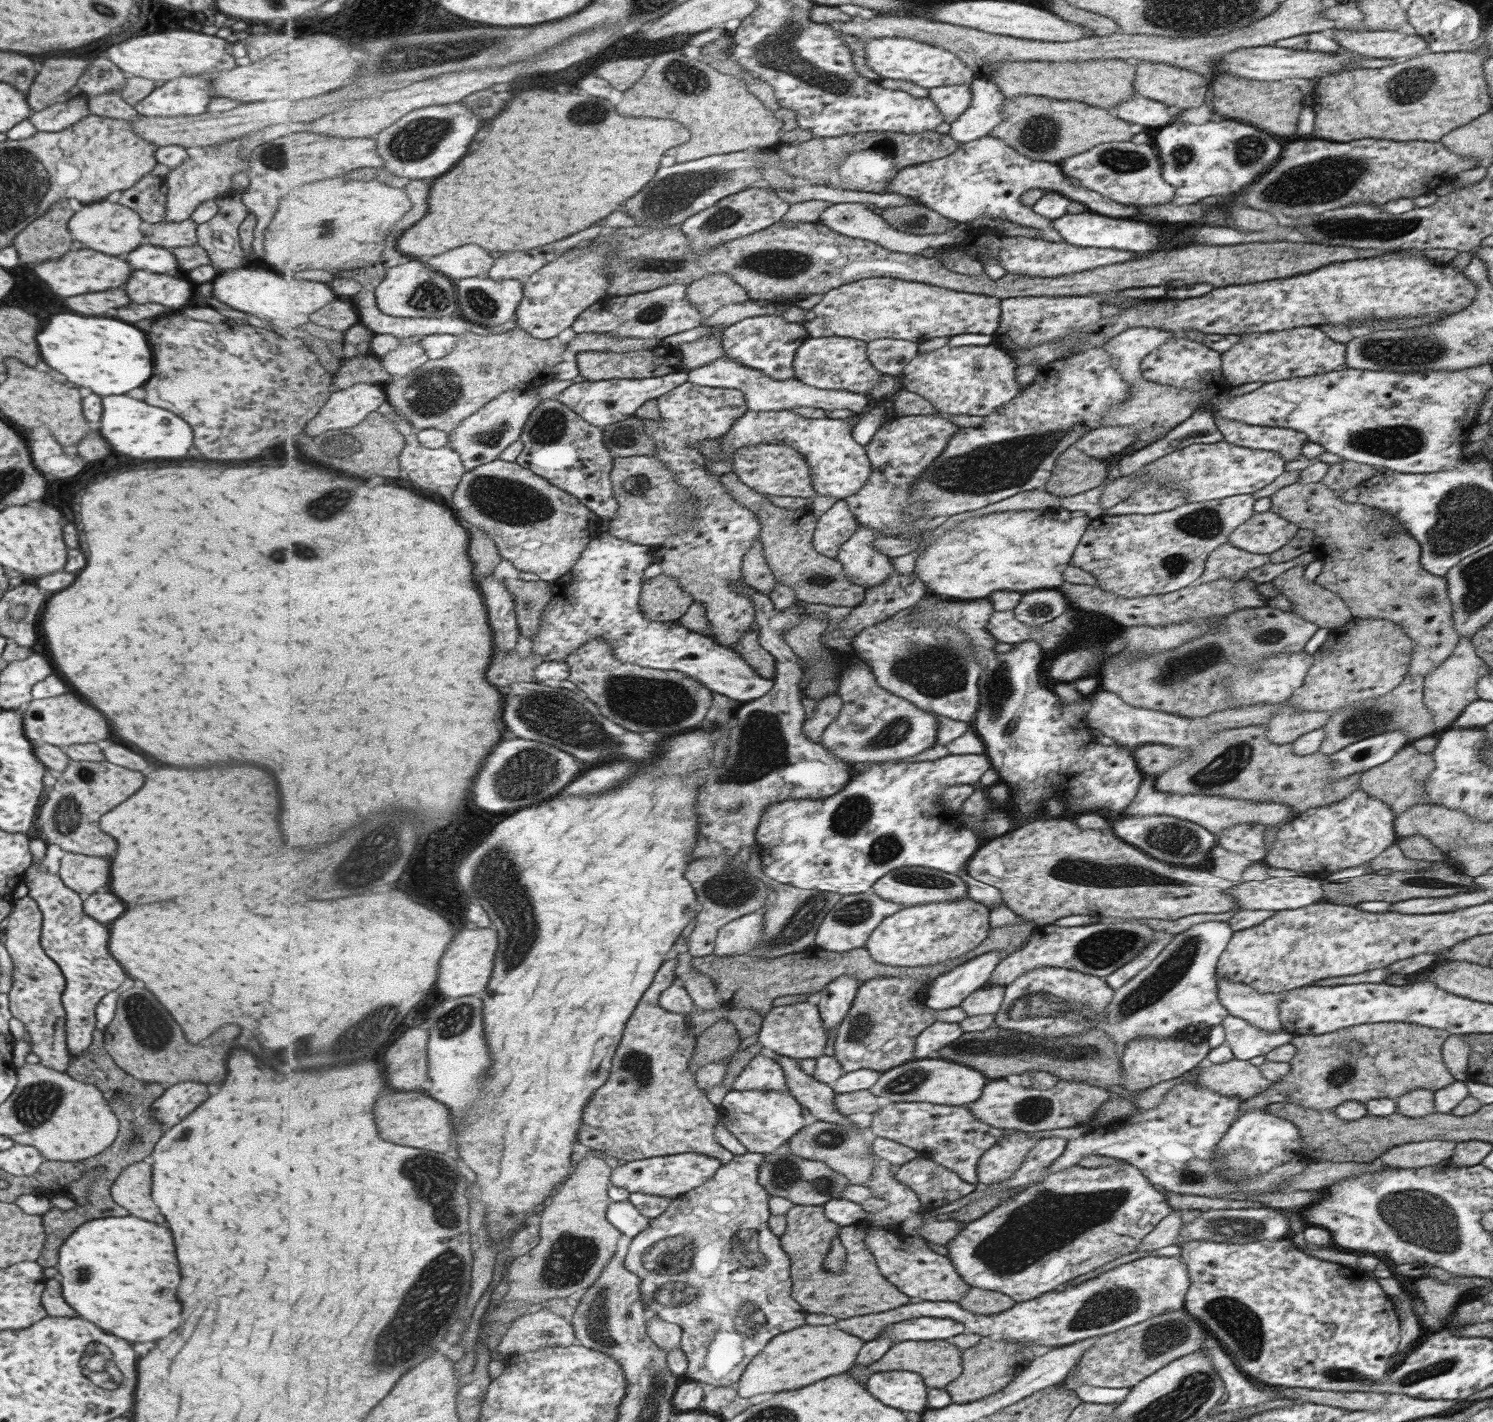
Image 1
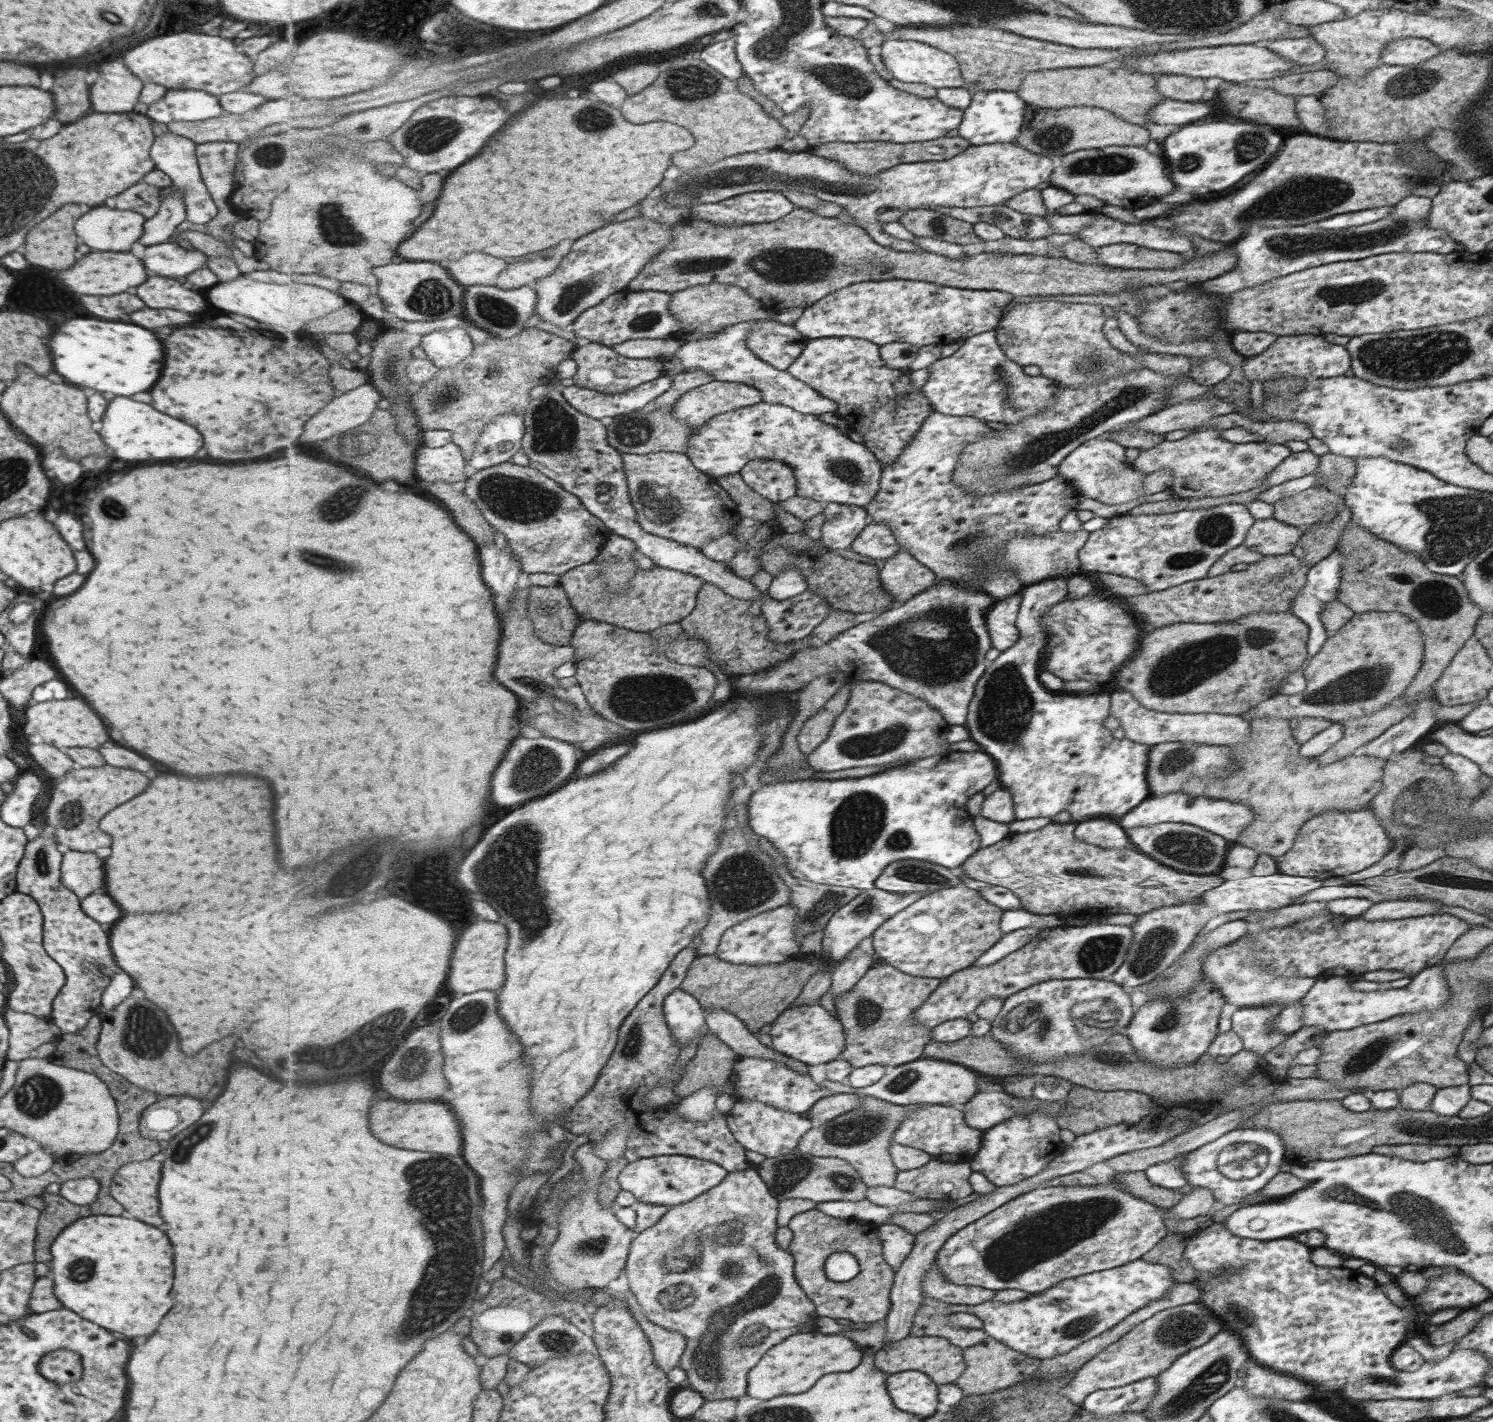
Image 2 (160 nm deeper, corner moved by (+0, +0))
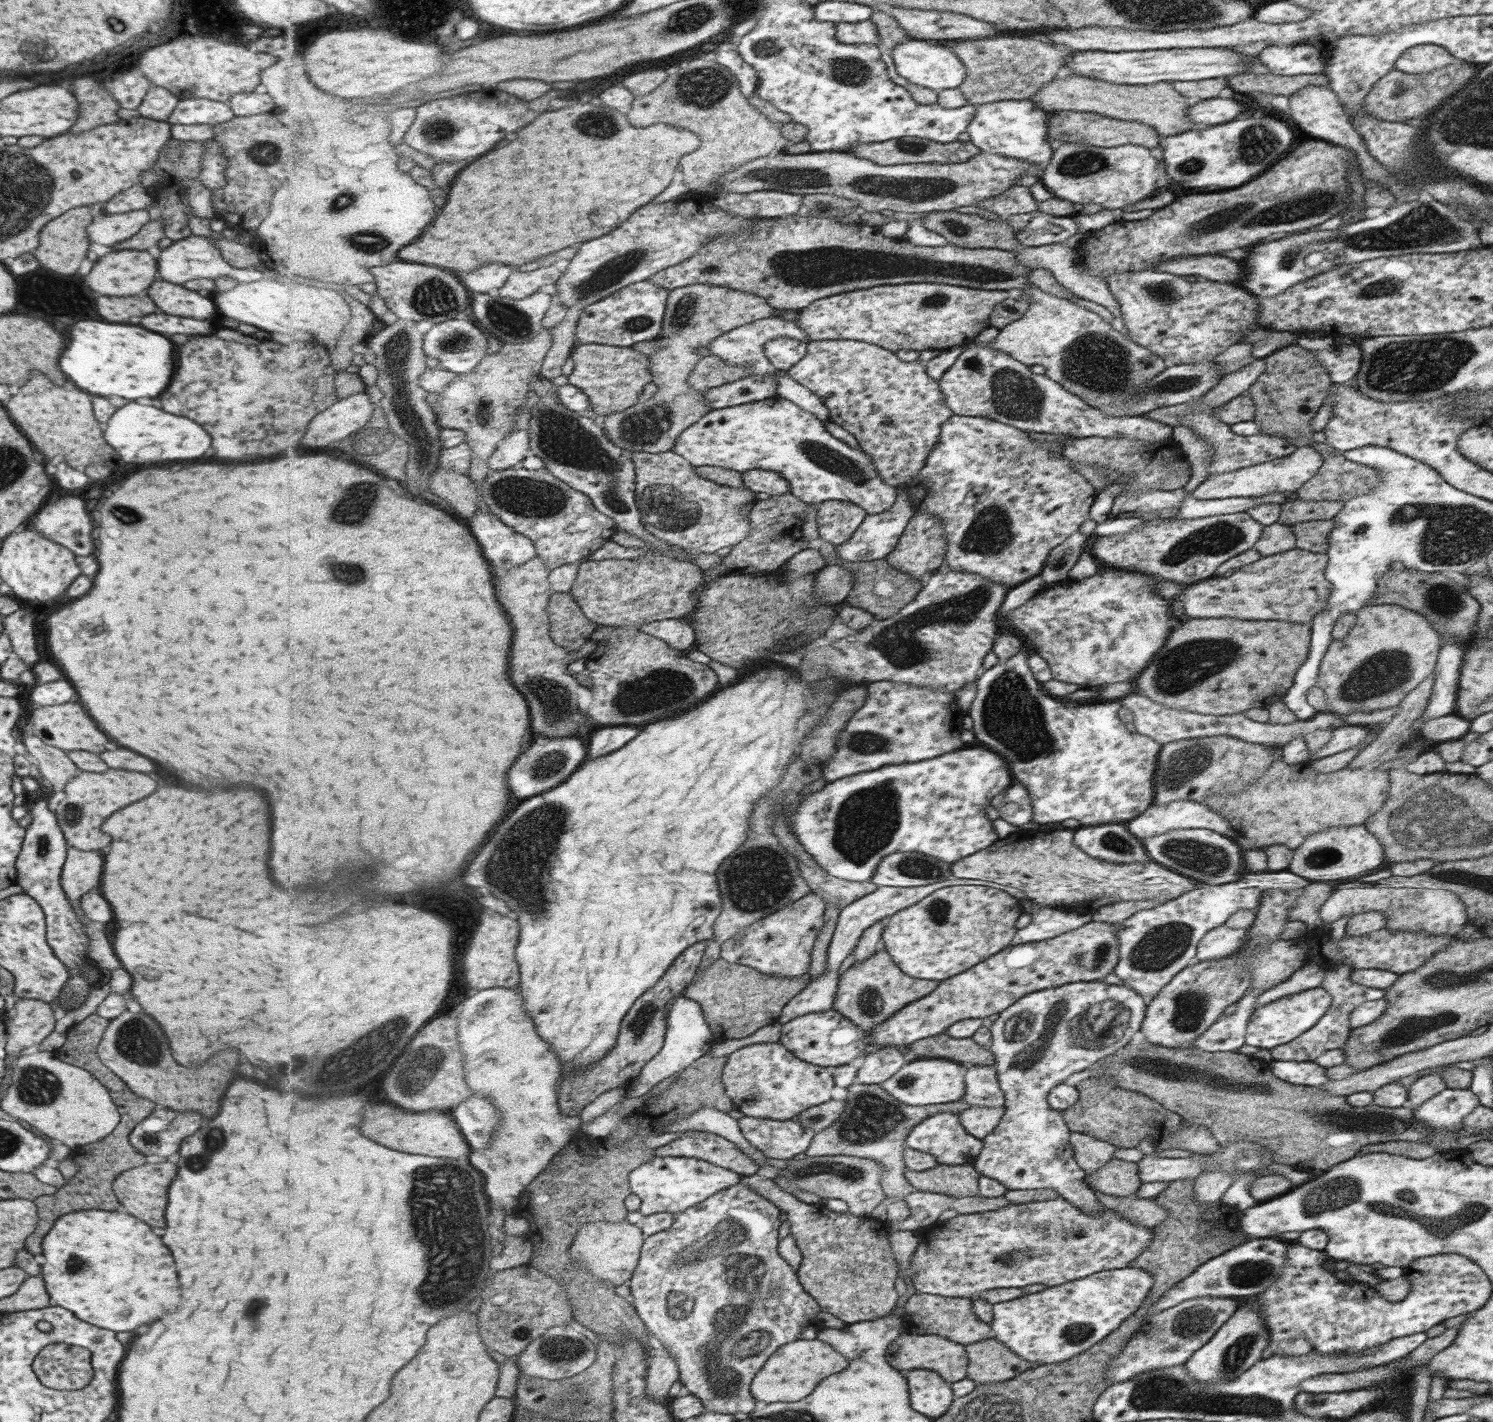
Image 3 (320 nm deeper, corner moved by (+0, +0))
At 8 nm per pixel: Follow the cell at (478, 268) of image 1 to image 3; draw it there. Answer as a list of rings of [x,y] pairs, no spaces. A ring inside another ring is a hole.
[[[487,264],[467,276],[461,276],[463,284],[467,284],[467,288],[472,293],[489,293],[495,292],[503,288],[508,278],[513,274],[513,266],[505,266],[505,264]]]

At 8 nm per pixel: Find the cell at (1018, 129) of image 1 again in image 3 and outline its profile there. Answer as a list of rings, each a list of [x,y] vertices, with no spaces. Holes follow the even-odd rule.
[[[1053,111],[1047,116],[1047,135],[1050,146],[1056,150],[1061,143],[1085,143],[1099,148],[1111,148],[1124,144],[1141,145],[1142,148],[1154,148],[1159,144],[1156,130],[1139,122],[1111,119],[1094,113],[1073,113],[1071,111]]]

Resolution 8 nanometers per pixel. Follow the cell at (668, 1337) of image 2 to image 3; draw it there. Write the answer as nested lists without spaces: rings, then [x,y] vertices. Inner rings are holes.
[[[661,1342],[655,1344],[654,1356],[649,1362],[648,1396],[659,1404],[669,1400],[671,1387],[680,1380],[680,1368],[674,1356]]]

